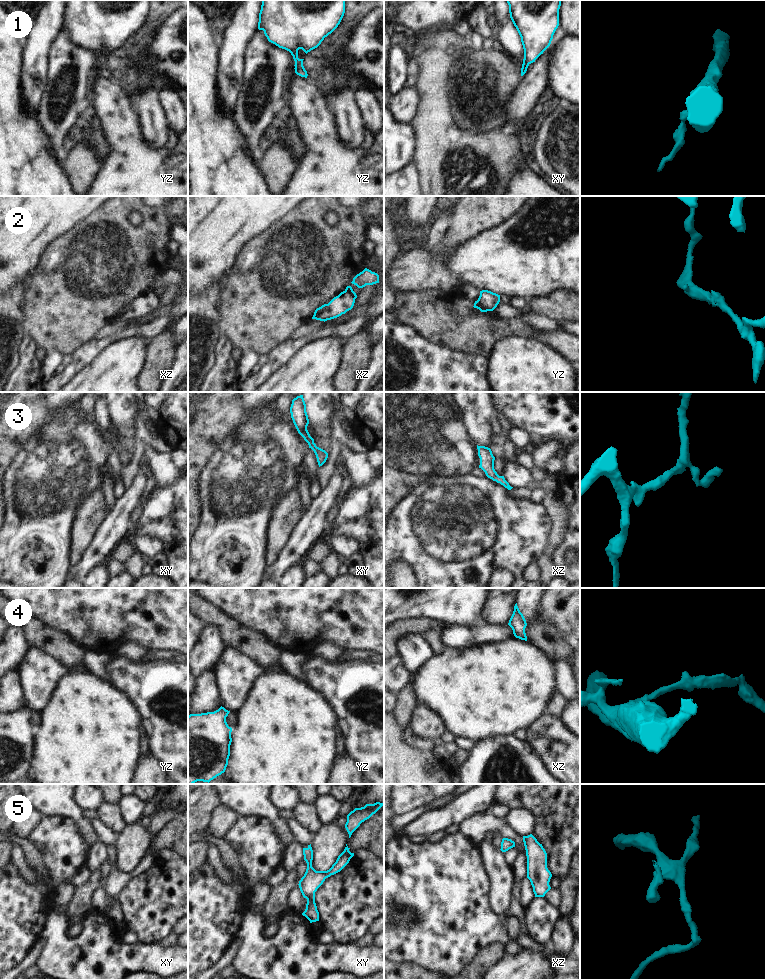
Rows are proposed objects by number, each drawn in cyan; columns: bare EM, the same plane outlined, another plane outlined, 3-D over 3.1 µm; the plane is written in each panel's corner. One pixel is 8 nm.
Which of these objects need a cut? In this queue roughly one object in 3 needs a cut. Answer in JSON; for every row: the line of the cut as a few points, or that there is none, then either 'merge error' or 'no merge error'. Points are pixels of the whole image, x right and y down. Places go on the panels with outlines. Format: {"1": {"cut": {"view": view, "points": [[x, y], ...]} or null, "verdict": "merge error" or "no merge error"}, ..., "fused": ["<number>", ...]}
{"1": {"cut": null, "verdict": "no merge error"}, "2": {"cut": {"view": "yz", "points": [[477, 300], [490, 310]]}, "verdict": "merge error"}, "3": {"cut": null, "verdict": "no merge error"}, "4": {"cut": null, "verdict": "no merge error"}, "5": {"cut": null, "verdict": "no merge error"}, "fused": ["2"]}

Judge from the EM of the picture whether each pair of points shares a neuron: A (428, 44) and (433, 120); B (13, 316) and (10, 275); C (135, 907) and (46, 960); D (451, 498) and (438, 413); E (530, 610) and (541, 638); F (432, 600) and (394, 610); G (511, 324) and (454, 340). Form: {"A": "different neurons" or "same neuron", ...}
{"A": "same neuron", "B": "different neurons", "C": "different neurons", "D": "different neurons", "E": "different neurons", "F": "same neuron", "G": "same neuron"}

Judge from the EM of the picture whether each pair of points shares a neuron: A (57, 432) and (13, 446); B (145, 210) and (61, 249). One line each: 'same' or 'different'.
A: different
B: same

